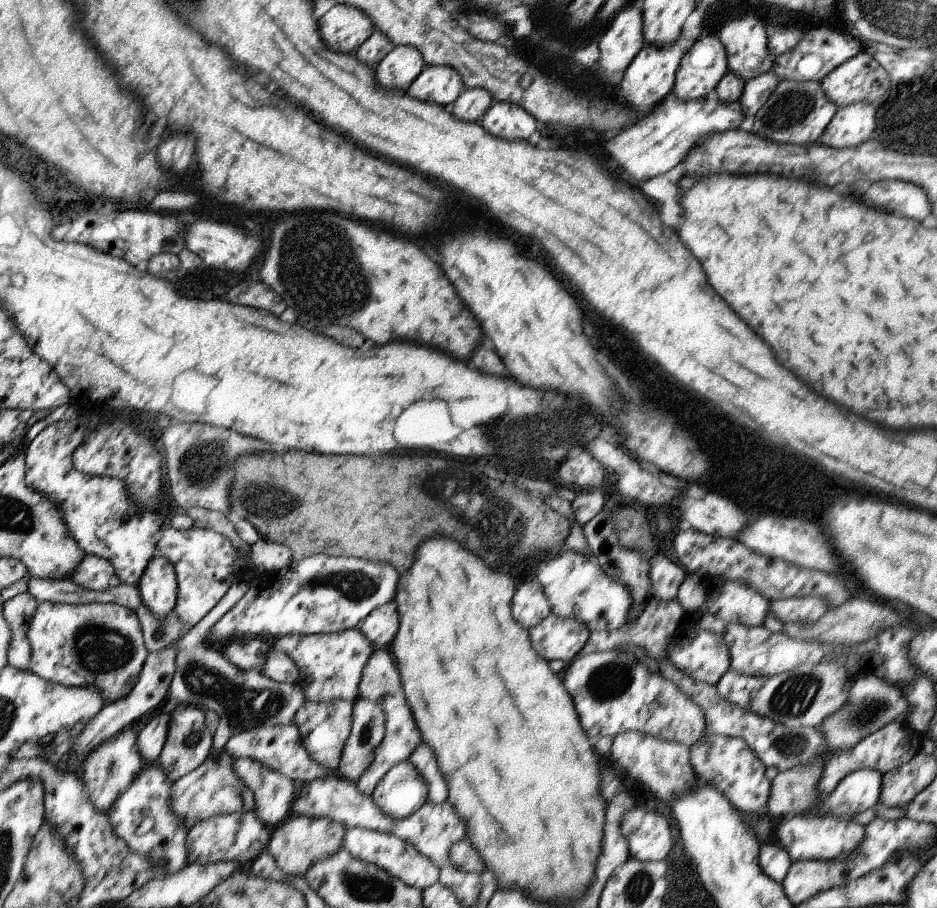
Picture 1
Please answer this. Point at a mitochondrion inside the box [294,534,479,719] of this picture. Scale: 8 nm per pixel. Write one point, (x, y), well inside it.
(355, 586)

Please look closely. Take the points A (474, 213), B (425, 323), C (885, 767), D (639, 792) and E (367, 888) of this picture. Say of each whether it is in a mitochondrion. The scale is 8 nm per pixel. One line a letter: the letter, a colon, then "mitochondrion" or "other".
A: other
B: other
C: other
D: other
E: mitochondrion

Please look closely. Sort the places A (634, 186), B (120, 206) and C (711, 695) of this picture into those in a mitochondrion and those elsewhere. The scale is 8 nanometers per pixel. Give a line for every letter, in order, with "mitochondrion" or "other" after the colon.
A: other
B: other
C: other

